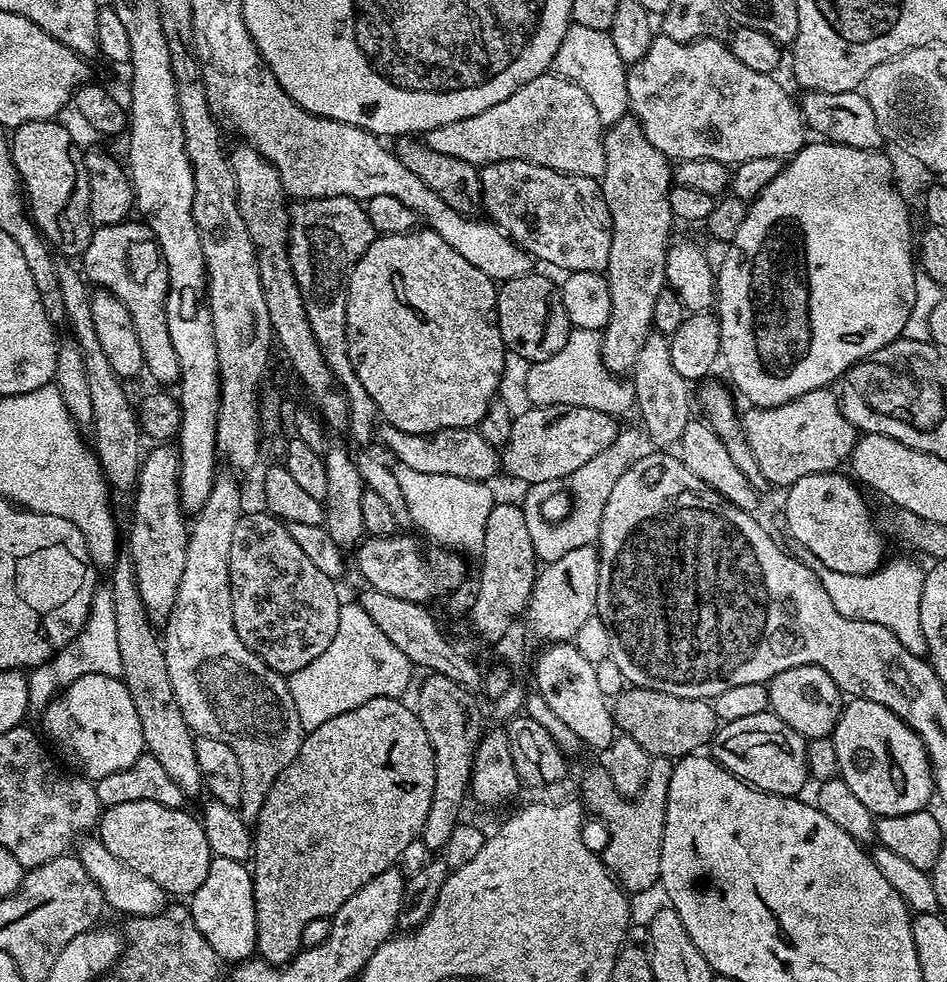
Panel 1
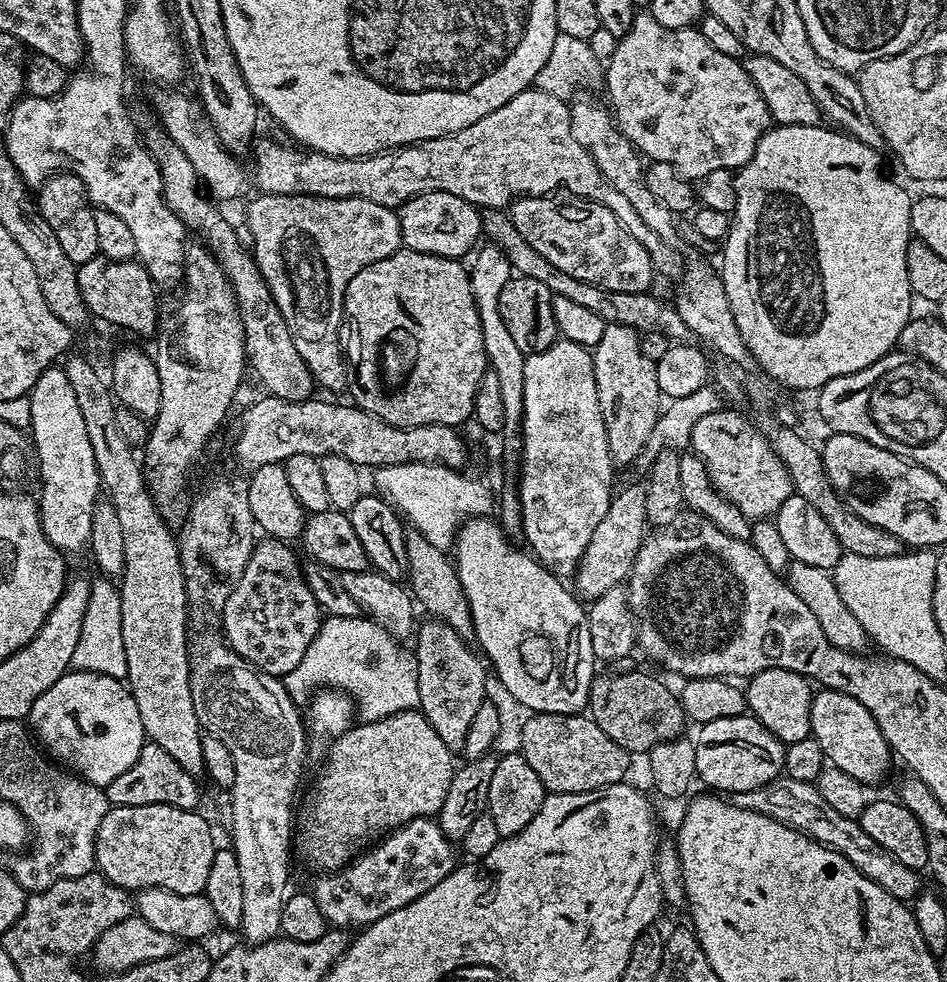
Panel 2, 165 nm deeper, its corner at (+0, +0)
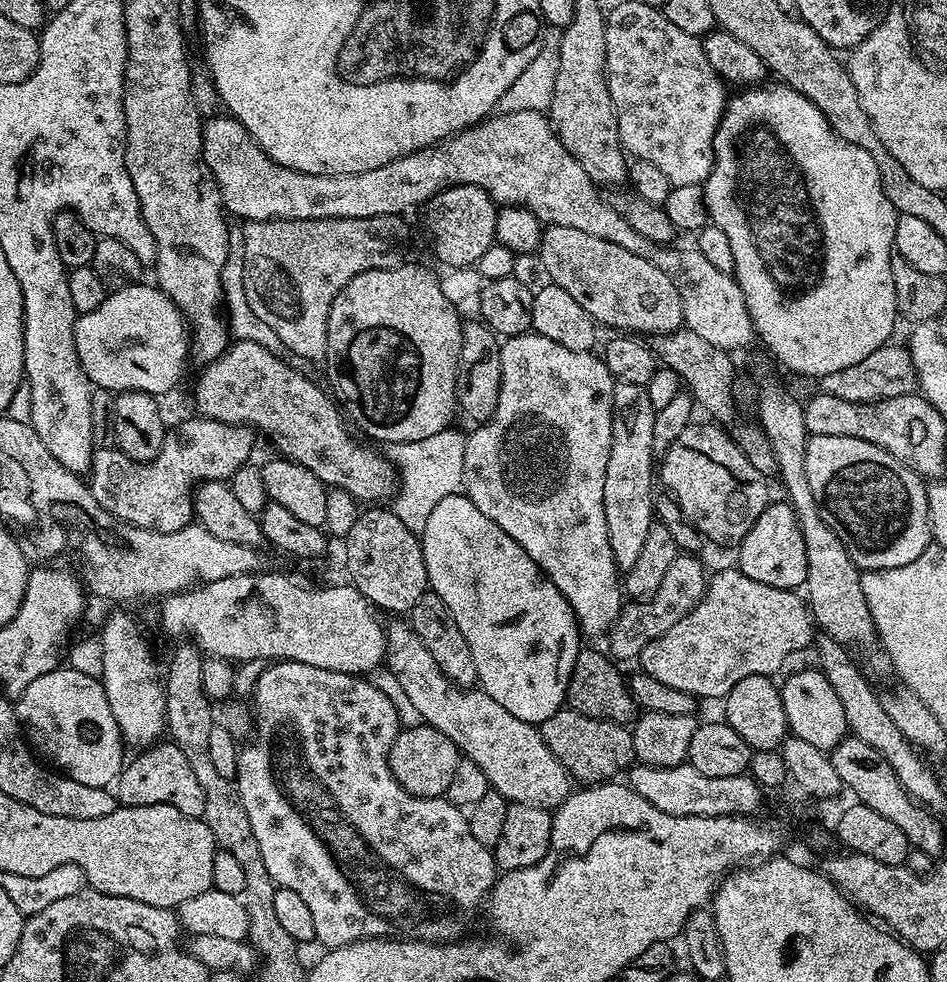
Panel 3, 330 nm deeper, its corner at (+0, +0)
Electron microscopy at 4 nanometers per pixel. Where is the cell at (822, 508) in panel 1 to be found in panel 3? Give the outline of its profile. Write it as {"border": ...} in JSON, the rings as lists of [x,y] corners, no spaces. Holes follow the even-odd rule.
{"border":[[[787,502],[769,503],[764,512],[750,526],[744,539],[739,541],[740,562],[738,568],[742,574],[754,578],[757,582],[766,583],[786,589],[800,590],[808,583],[808,562],[806,560],[806,542],[792,505]]]}

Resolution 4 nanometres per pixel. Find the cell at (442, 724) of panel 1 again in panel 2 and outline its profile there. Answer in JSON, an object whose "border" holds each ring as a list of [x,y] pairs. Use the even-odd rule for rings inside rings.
{"border":[[[435,618],[425,621],[414,633],[420,699],[418,711],[427,718],[430,726],[434,726],[438,738],[442,738],[442,742],[446,742],[450,751],[456,754],[463,749],[466,733],[470,730],[470,721],[486,698],[484,683],[487,682],[489,673],[486,671],[485,661],[475,651],[472,653],[468,649],[469,641],[463,640],[455,630],[446,626],[446,622]]]}

